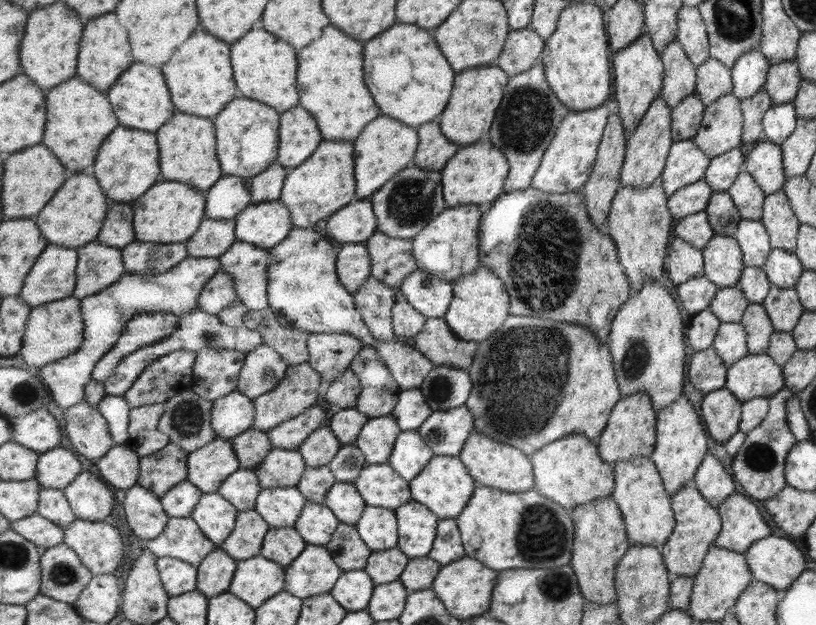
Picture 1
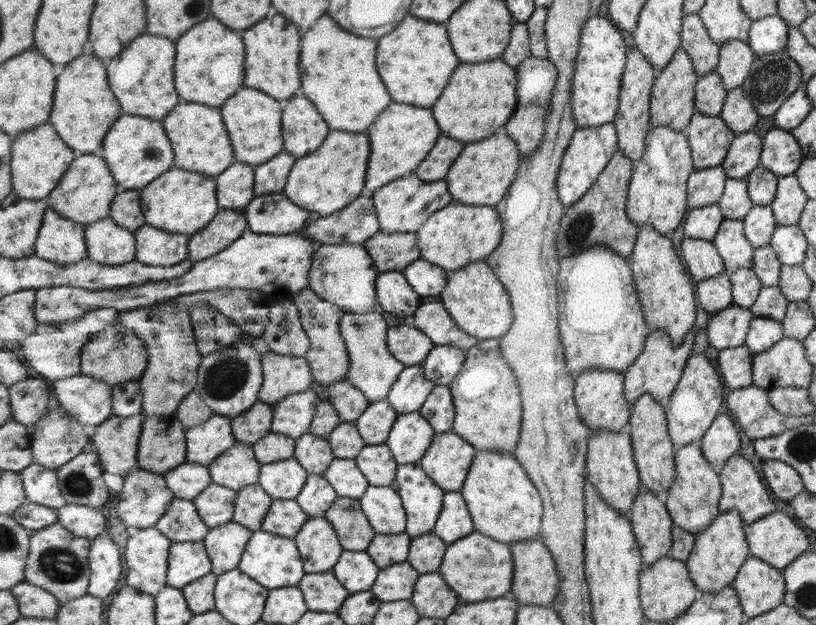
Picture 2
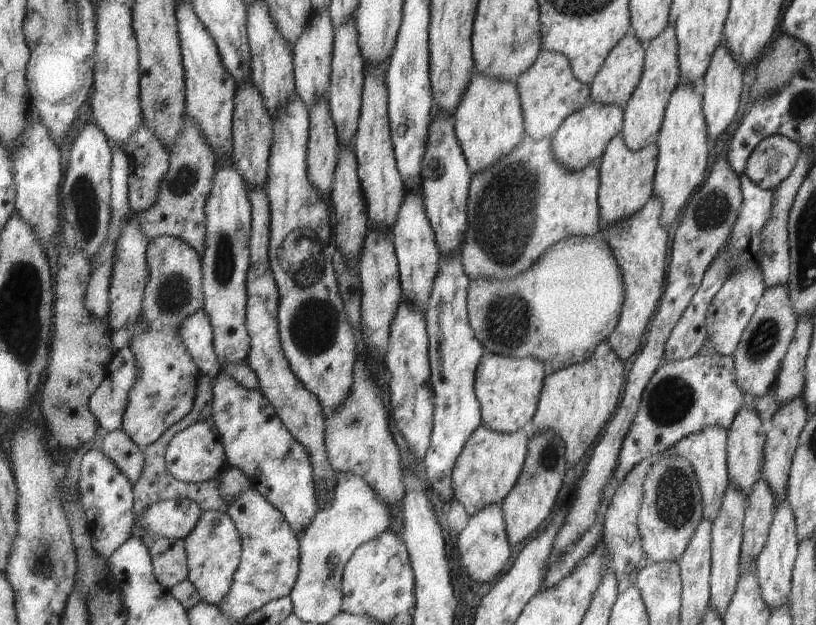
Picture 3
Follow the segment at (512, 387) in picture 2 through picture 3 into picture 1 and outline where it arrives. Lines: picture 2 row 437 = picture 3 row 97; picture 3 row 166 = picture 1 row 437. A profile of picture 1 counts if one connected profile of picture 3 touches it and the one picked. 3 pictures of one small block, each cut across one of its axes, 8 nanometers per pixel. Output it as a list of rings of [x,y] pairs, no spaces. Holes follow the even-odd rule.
[[[475,429],[465,443],[460,459],[473,475],[477,486],[499,489],[507,493],[525,493],[535,489],[534,466],[529,455],[511,444],[503,444]]]

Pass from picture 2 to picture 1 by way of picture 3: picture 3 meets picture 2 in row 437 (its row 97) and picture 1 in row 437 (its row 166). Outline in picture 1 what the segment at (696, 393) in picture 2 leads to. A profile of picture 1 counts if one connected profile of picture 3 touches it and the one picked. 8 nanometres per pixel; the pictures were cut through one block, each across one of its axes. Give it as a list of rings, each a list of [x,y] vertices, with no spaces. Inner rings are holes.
[[[684,394],[679,400],[658,412],[657,438],[651,459],[657,465],[667,491],[673,496],[692,483],[700,462],[707,454],[707,438],[699,424],[699,416],[695,414],[689,404],[689,398]]]

